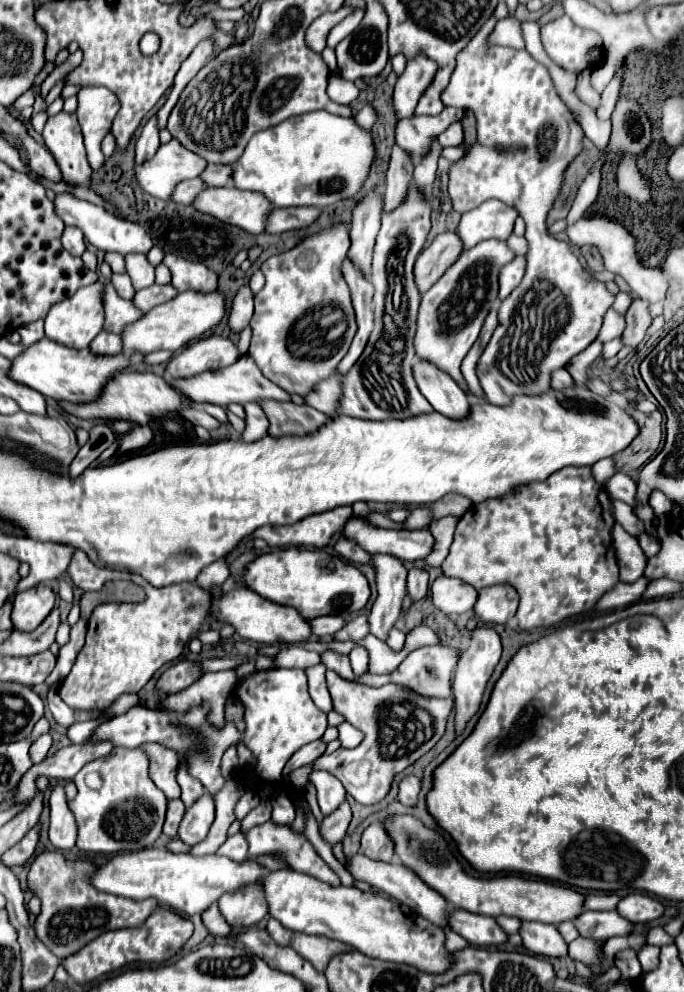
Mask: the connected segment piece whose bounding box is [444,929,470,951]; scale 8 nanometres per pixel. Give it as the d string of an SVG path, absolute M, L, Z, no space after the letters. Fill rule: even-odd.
M448 929L448 933L446 933L446 941L444 941L444 947L446 947L448 951L452 951L452 949L464 949L464 947L470 947L470 945L464 943L464 941L460 939L458 933L450 933L450 929Z

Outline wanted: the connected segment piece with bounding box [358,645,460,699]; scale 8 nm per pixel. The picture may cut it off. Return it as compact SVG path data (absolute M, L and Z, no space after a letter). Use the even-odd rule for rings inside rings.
M444 645L420 647L420 649L412 651L392 673L386 673L386 675L364 673L358 681L364 683L364 685L372 685L372 687L380 687L380 685L386 685L386 683L396 683L396 685L412 689L414 693L418 693L422 697L446 699L446 697L450 697L450 679L452 679L452 671L454 671L454 665L456 665L458 657L460 657L460 653L456 649L450 649L450 647L444 647Z

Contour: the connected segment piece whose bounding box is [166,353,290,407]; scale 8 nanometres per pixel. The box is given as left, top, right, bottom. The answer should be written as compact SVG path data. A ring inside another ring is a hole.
M242 355L236 365L224 367L224 369L216 369L216 371L204 371L192 377L184 377L184 379L166 379L180 395L188 397L194 403L214 403L220 407L226 407L230 403L250 403L250 401L258 401L258 399L276 399L276 401L290 401L290 395L284 393L284 389L280 389L276 383L268 381L260 369L256 369L256 363L252 361L252 357Z

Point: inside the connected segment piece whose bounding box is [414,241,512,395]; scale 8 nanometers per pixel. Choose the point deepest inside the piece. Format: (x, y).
(451, 313)

